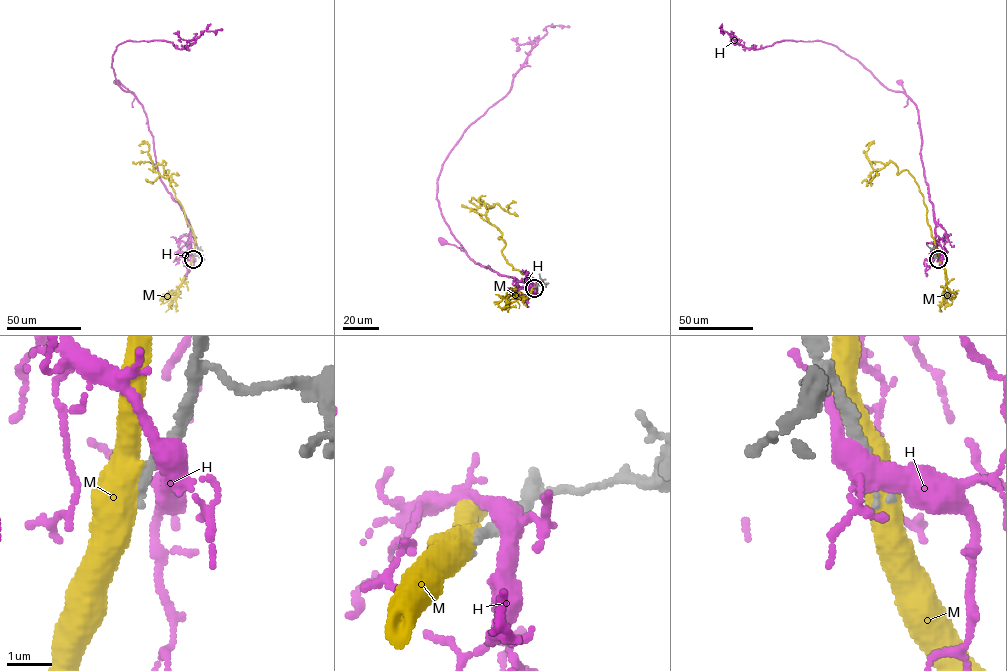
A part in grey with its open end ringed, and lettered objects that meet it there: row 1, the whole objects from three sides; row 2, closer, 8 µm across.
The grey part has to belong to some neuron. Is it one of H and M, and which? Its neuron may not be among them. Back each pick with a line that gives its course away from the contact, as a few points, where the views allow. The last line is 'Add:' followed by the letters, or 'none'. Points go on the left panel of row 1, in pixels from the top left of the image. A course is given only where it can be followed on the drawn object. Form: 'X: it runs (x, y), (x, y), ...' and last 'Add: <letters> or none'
Add: none

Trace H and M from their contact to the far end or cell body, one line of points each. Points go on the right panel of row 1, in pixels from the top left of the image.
H: (938, 257), (933, 205), (929, 200), (920, 154), (918, 113), (900, 81)
M: (938, 259), (914, 177), (907, 170), (897, 174), (891, 162), (875, 170), (866, 154), (871, 143), (865, 145)

